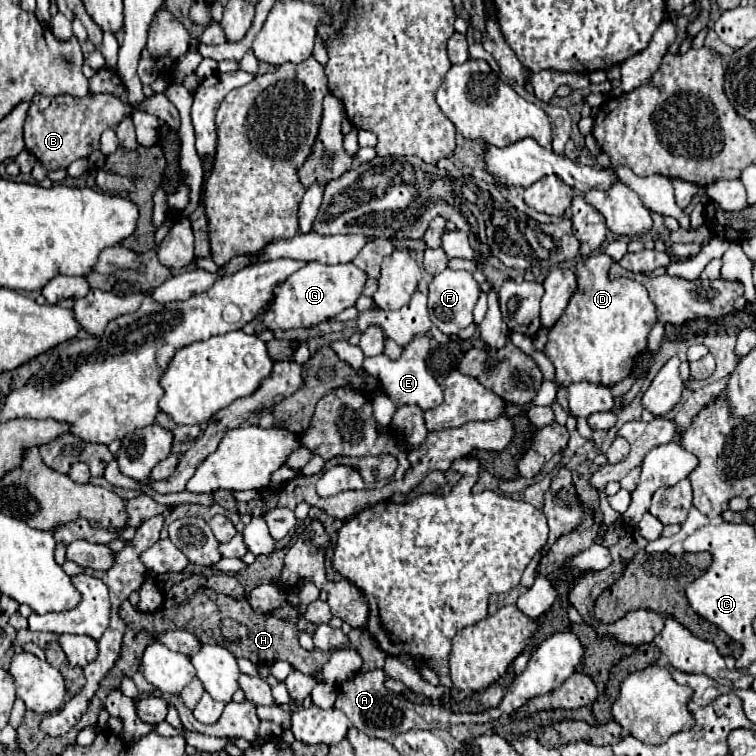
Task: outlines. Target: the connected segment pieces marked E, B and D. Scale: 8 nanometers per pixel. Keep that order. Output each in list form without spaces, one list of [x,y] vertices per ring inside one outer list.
[[[415,335],[403,347],[403,353],[401,353],[399,359],[389,359],[387,355],[367,357],[363,367],[369,375],[375,375],[381,381],[383,391],[389,395],[389,399],[397,407],[417,405],[423,411],[427,411],[427,409],[433,409],[433,407],[443,403],[443,387],[437,383],[437,379],[431,375],[431,371],[427,369],[427,363],[425,363],[425,357],[427,357],[429,349],[431,349],[431,339],[427,335]]]
[[[37,93],[31,101],[29,117],[25,119],[25,145],[27,151],[33,153],[49,171],[51,169],[67,169],[75,159],[87,157],[93,151],[99,149],[99,135],[117,123],[121,123],[125,117],[131,117],[135,107],[131,103],[123,103],[115,95],[101,95],[101,103],[95,107],[87,107],[83,99],[71,97],[71,95],[57,95],[57,97],[45,97]]]
[[[605,253],[577,261],[573,269],[577,275],[577,289],[559,321],[547,333],[543,353],[555,367],[557,383],[565,387],[577,381],[611,387],[633,373],[637,357],[647,349],[647,337],[657,323],[655,305],[641,283],[609,279],[613,263],[615,261]]]

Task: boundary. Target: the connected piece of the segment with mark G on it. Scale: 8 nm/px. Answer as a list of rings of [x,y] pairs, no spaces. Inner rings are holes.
[[[311,261],[307,263],[303,269],[299,269],[297,273],[293,273],[283,285],[279,285],[275,289],[275,297],[273,303],[269,307],[269,311],[247,323],[243,327],[245,333],[257,333],[263,329],[293,329],[293,327],[309,327],[309,325],[317,325],[337,313],[341,313],[347,307],[353,307],[355,301],[359,299],[359,295],[363,293],[363,285],[367,281],[367,273],[361,271],[359,267],[355,267],[353,263],[345,263],[345,265],[325,265],[325,263],[317,263]]]

